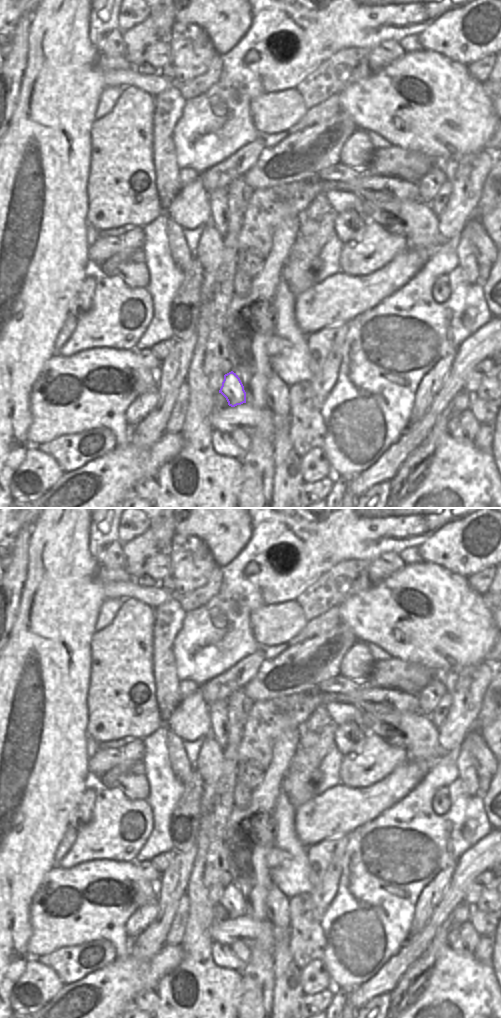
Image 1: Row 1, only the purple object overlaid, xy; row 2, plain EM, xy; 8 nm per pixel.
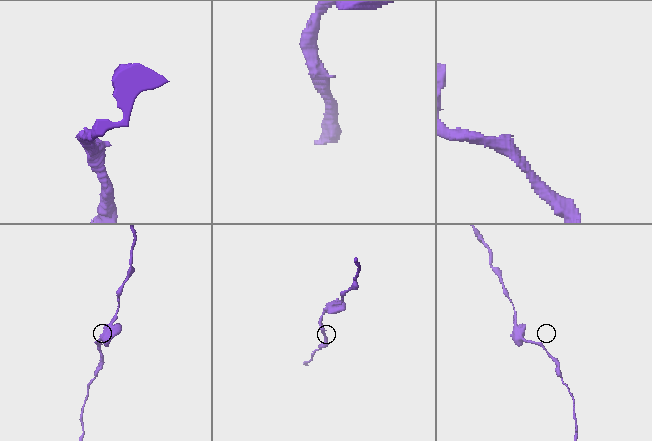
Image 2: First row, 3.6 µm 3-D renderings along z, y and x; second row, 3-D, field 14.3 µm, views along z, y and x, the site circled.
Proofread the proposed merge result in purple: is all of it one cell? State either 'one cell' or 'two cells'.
one cell

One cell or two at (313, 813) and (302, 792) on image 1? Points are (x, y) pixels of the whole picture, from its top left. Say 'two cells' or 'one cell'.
two cells

